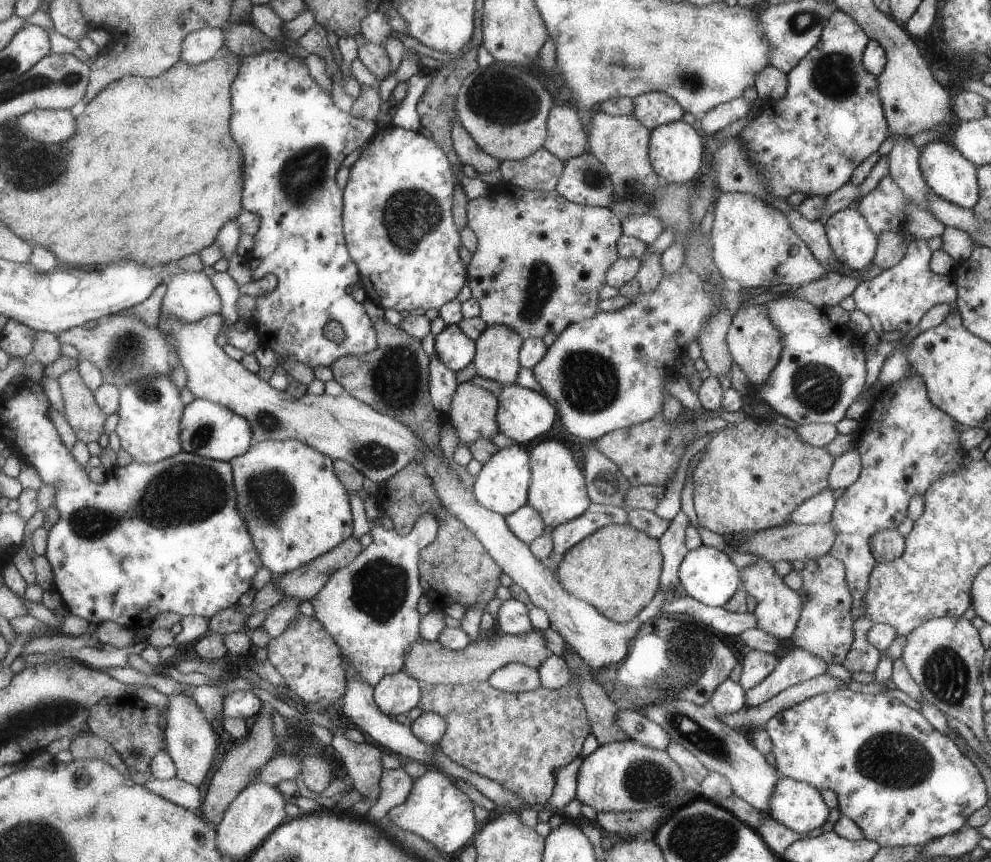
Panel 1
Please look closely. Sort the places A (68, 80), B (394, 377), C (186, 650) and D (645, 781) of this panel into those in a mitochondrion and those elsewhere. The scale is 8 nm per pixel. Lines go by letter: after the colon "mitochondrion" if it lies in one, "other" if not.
A: mitochondrion
B: mitochondrion
C: other
D: mitochondrion

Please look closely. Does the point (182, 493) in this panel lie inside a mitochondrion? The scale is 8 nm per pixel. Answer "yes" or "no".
yes

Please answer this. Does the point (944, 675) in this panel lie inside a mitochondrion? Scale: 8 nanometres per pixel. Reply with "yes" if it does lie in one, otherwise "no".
yes

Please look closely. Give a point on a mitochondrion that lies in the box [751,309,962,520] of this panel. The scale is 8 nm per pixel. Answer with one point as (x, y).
(817, 388)

